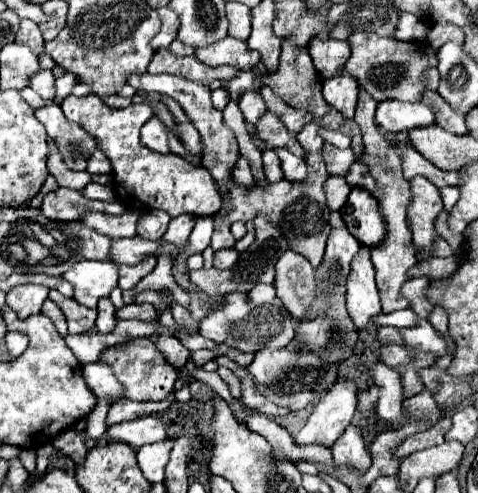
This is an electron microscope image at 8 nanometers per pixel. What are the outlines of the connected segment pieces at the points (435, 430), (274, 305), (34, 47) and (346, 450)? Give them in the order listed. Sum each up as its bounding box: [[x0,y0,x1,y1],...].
[[393,417,451,459],[201,285,297,353],[15,21,43,55],[333,425,371,469]]

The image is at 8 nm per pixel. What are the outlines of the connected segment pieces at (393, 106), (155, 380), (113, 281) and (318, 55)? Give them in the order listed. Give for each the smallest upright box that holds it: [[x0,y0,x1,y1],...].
[[377,101,435,131],[101,337,177,401],[61,261,117,309],[309,37,351,79]]

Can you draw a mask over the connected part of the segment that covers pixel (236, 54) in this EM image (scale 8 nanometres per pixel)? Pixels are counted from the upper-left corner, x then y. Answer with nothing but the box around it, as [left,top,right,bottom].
[195,35,251,69]

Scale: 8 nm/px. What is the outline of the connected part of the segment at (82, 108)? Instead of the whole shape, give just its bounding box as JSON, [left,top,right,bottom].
[61,95,222,217]

